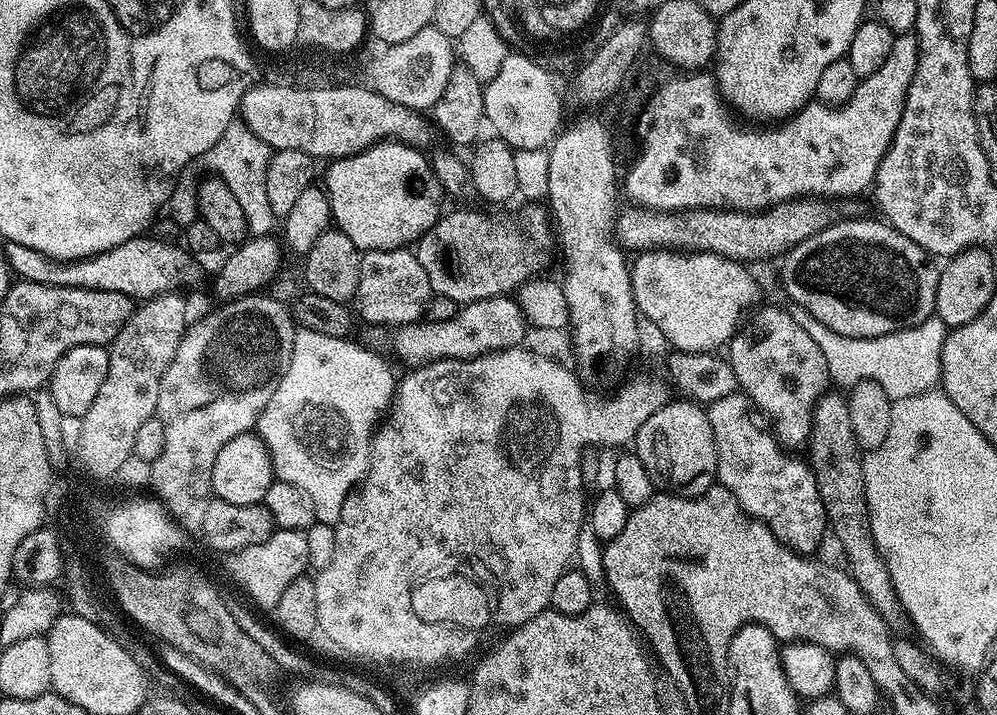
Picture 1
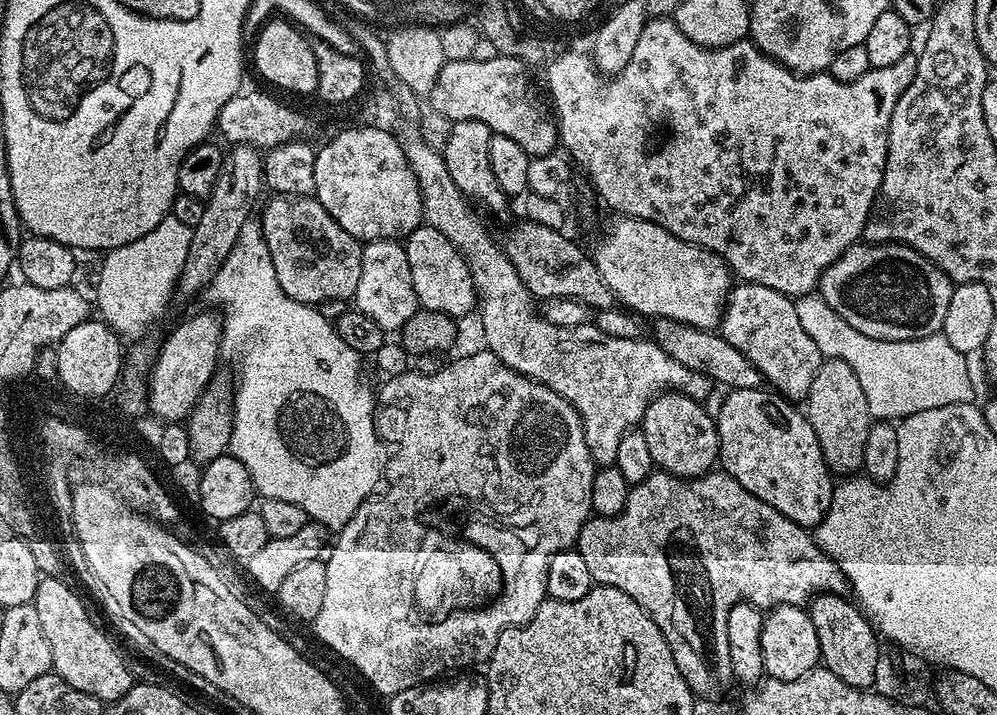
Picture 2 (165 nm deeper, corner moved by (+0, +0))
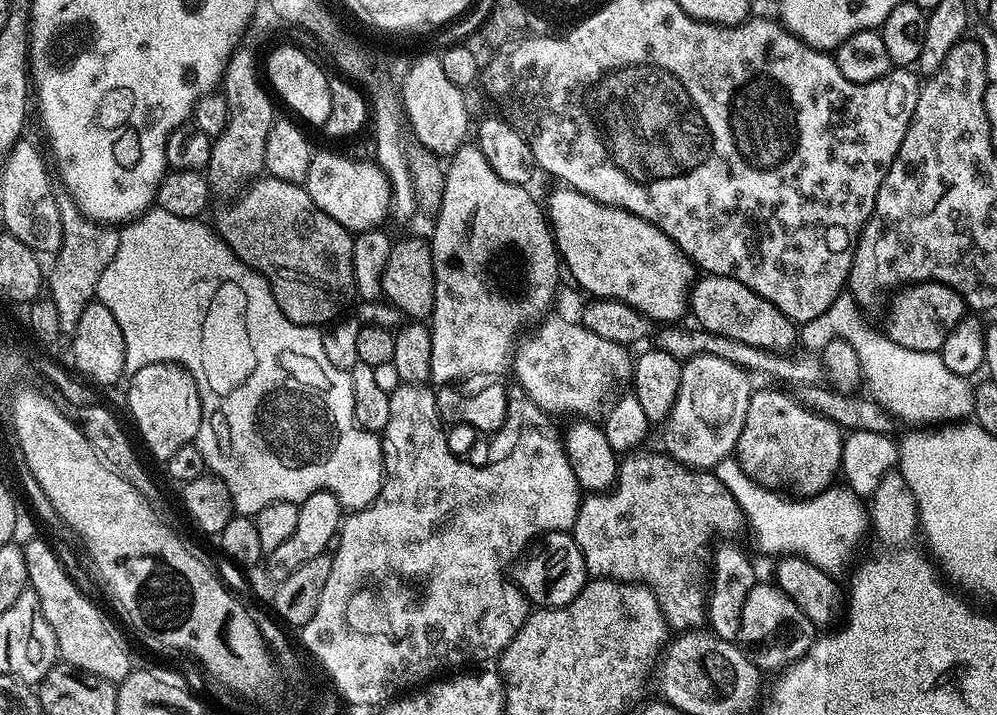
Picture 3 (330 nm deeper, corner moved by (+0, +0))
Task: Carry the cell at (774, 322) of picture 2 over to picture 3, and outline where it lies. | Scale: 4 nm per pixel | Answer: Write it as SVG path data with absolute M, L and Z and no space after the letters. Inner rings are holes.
M701 275L692 286L690 312L691 315L696 315L695 323L701 329L726 335L738 342L746 342L746 346L788 354L792 352L791 348L796 348L798 344L798 328L789 316L782 314L778 306L750 290L750 286L742 286L742 282L729 276Z

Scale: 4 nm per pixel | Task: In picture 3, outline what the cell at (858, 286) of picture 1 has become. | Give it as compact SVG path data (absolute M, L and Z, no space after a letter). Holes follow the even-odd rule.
M936 280L905 284L893 291L891 296L892 301L888 304L882 331L908 350L939 353L942 342L946 342L946 334L950 334L950 330L954 330L954 326L958 326L958 322L966 314L966 305L960 295L950 286L939 284Z

